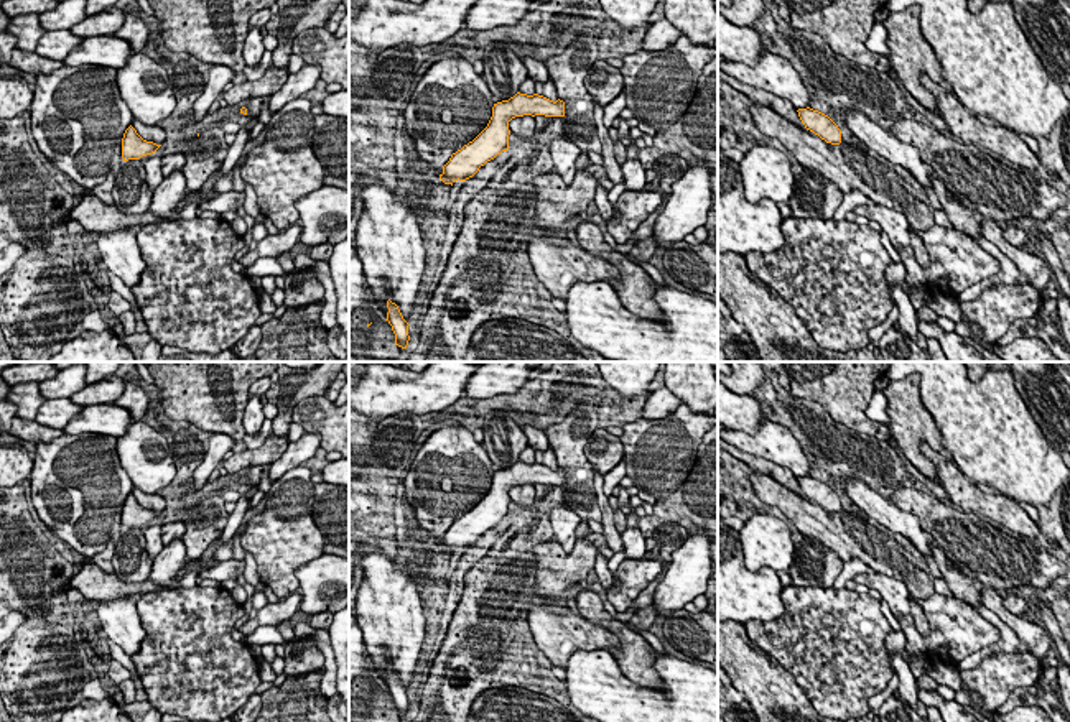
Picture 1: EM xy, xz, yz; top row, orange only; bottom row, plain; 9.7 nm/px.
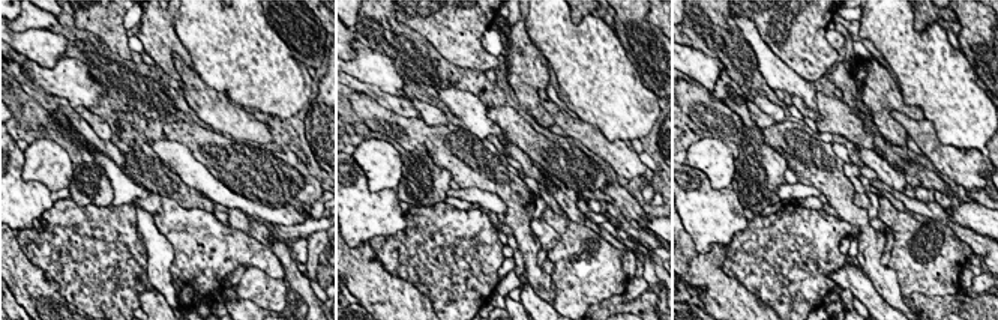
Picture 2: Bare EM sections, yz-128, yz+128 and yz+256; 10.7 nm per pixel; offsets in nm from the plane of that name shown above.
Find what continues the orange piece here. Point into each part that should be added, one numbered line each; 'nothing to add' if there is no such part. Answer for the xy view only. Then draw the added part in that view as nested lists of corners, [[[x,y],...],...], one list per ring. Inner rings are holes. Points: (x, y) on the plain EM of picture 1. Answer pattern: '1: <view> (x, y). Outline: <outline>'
nothing to add

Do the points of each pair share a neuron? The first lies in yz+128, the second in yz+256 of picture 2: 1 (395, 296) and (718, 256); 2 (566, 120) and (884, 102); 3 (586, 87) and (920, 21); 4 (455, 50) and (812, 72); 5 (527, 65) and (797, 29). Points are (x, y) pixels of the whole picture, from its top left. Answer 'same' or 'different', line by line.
1: same
2: different
3: different
4: same
5: different

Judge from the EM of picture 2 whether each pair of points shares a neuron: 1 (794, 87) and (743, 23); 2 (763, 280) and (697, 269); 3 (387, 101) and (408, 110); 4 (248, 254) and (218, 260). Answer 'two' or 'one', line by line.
1: one
2: two
3: one
4: one

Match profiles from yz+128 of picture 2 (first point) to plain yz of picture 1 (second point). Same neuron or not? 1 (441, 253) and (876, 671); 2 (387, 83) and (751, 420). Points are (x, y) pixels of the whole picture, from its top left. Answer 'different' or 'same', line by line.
1: same
2: different

